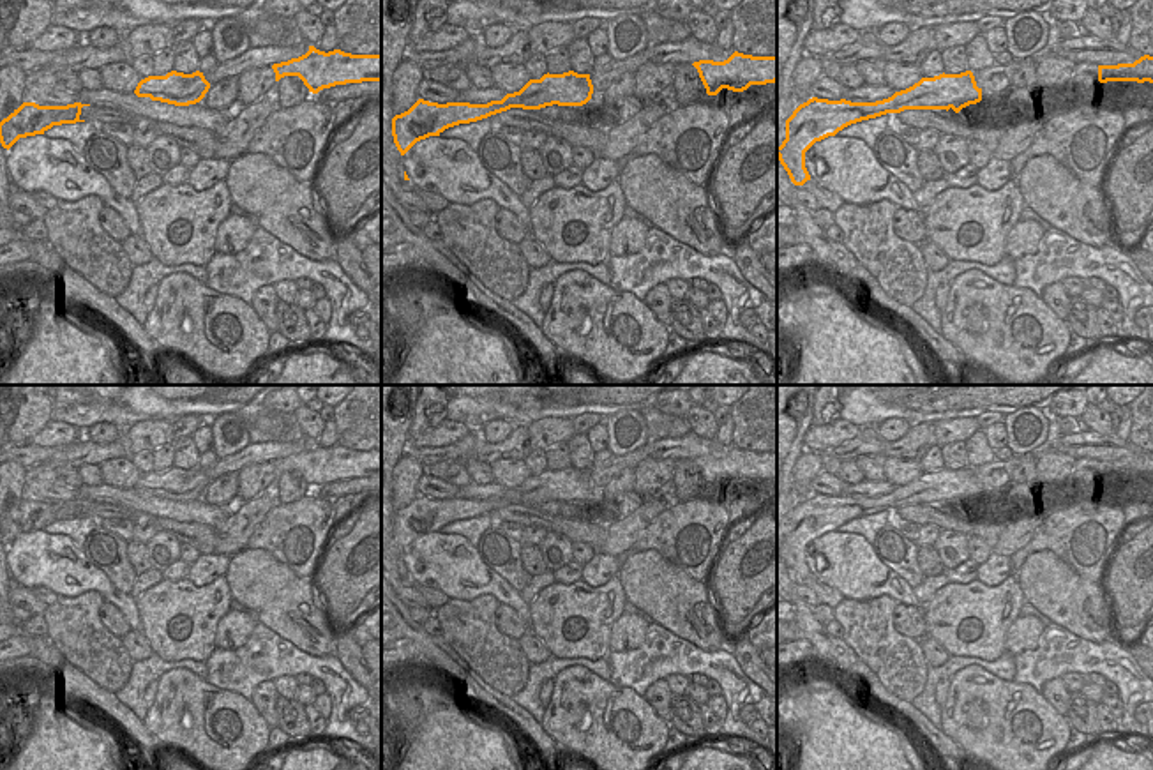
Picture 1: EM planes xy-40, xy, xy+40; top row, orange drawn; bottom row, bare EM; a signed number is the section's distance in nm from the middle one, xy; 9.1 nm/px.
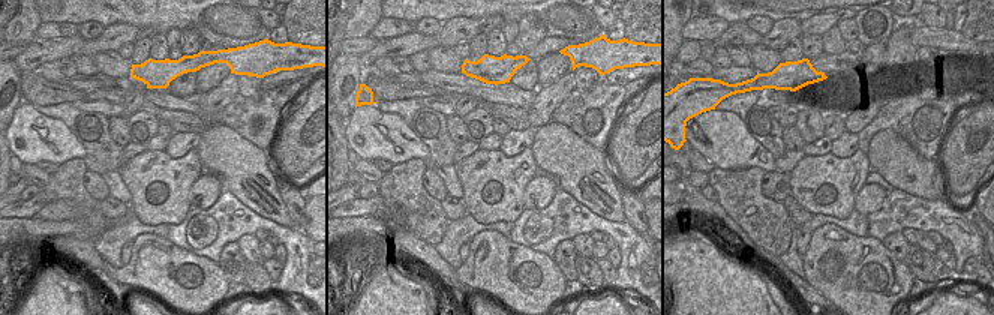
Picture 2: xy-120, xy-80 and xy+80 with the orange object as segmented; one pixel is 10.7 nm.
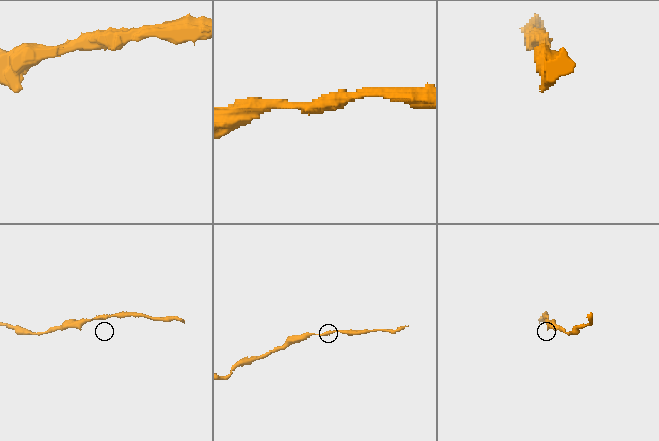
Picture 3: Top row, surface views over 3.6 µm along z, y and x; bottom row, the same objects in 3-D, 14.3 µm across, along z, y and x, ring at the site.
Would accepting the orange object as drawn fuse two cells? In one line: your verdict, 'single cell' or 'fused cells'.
single cell

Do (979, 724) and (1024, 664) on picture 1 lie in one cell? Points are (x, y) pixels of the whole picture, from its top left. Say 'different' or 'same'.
different

